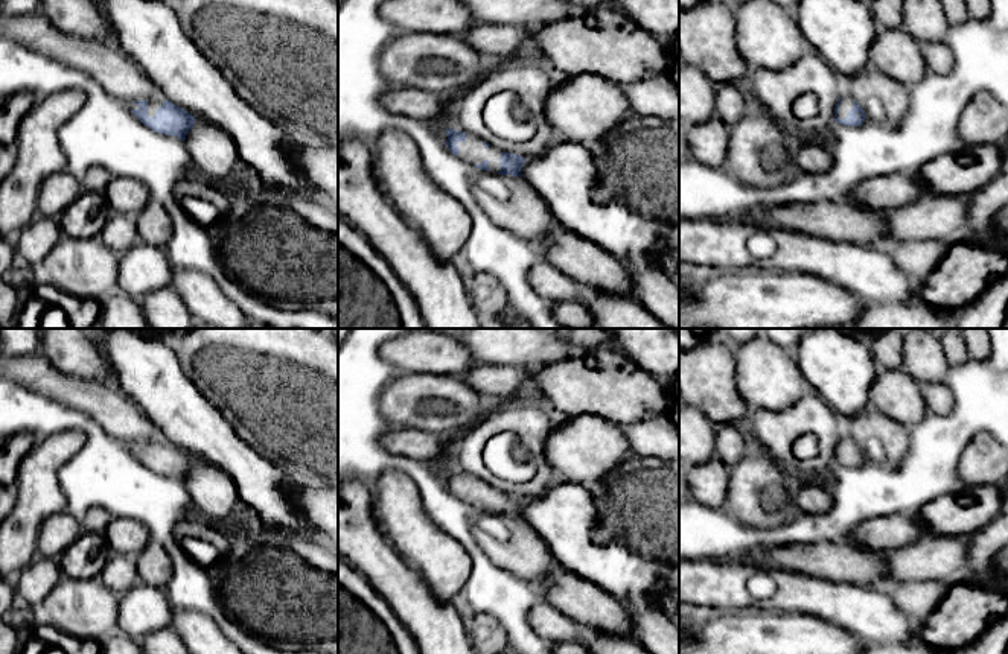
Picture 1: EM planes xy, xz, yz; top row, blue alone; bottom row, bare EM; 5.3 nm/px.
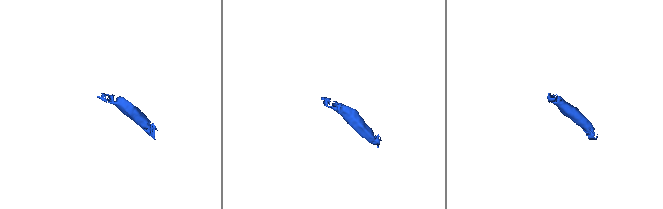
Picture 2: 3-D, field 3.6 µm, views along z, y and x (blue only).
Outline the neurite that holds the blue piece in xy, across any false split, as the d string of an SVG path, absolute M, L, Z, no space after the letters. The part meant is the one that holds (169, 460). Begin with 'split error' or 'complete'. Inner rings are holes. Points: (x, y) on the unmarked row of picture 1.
split error; M164 440L137 441L126 446L149 470L158 475L178 478L183 482L195 465L195 456Z

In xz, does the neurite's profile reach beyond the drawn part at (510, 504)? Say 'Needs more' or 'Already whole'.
Needs more

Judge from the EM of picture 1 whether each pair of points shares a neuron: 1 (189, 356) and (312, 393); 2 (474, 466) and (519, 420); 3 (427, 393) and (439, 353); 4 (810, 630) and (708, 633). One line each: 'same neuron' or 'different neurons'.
1: same neuron
2: same neuron
3: different neurons
4: same neuron

